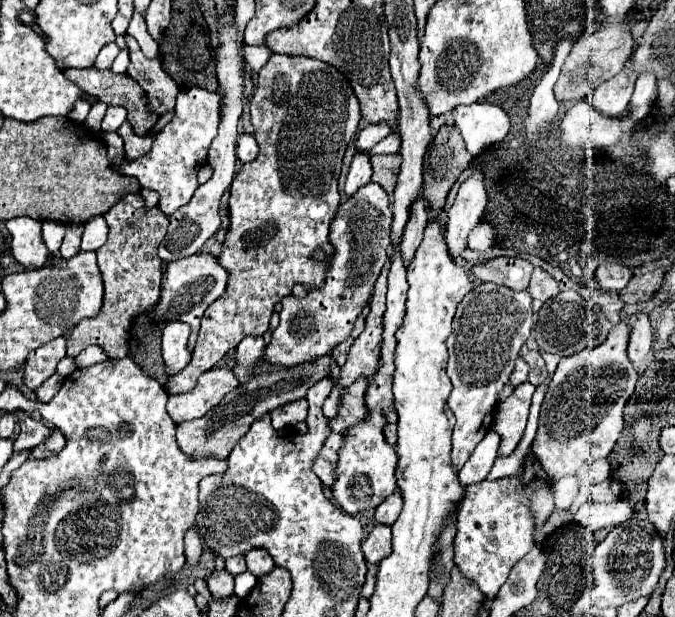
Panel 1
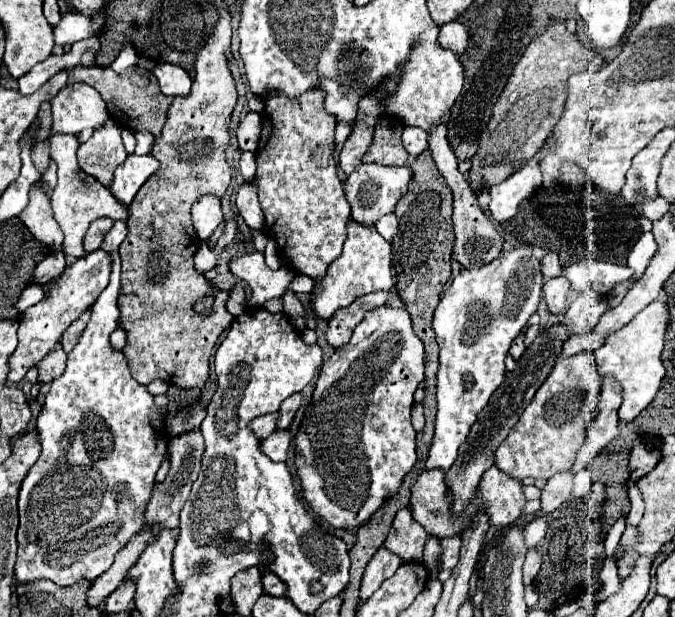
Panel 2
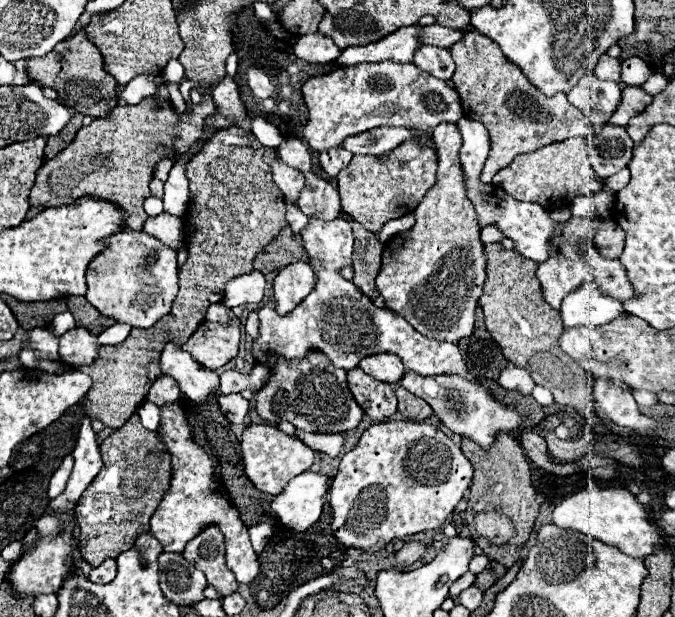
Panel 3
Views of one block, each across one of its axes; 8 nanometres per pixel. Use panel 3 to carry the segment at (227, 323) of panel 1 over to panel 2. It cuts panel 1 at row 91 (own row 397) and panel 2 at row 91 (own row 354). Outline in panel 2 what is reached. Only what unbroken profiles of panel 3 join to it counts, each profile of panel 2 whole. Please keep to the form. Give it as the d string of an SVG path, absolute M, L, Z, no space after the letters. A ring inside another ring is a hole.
M320 86L310 88L298 98L274 96L268 98L262 112L262 134L256 150L258 170L252 184L258 190L260 206L264 212L262 232L276 240L278 258L286 262L284 266L294 274L310 276L314 282L324 278L330 262L342 254L342 244L346 240L346 224L350 220L350 206L344 198L342 182L336 174L334 162L334 128L336 118L324 110L324 90Z

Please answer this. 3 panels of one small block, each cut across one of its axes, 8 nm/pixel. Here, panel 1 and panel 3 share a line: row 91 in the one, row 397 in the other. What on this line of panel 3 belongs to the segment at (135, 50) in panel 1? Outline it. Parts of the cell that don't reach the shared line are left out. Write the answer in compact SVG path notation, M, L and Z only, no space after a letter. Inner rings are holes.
M166 374L156 378L156 382L152 384L150 392L144 398L144 402L152 402L152 404L158 404L158 406L176 402L176 400L178 400L178 384L176 384L174 378L170 378Z

